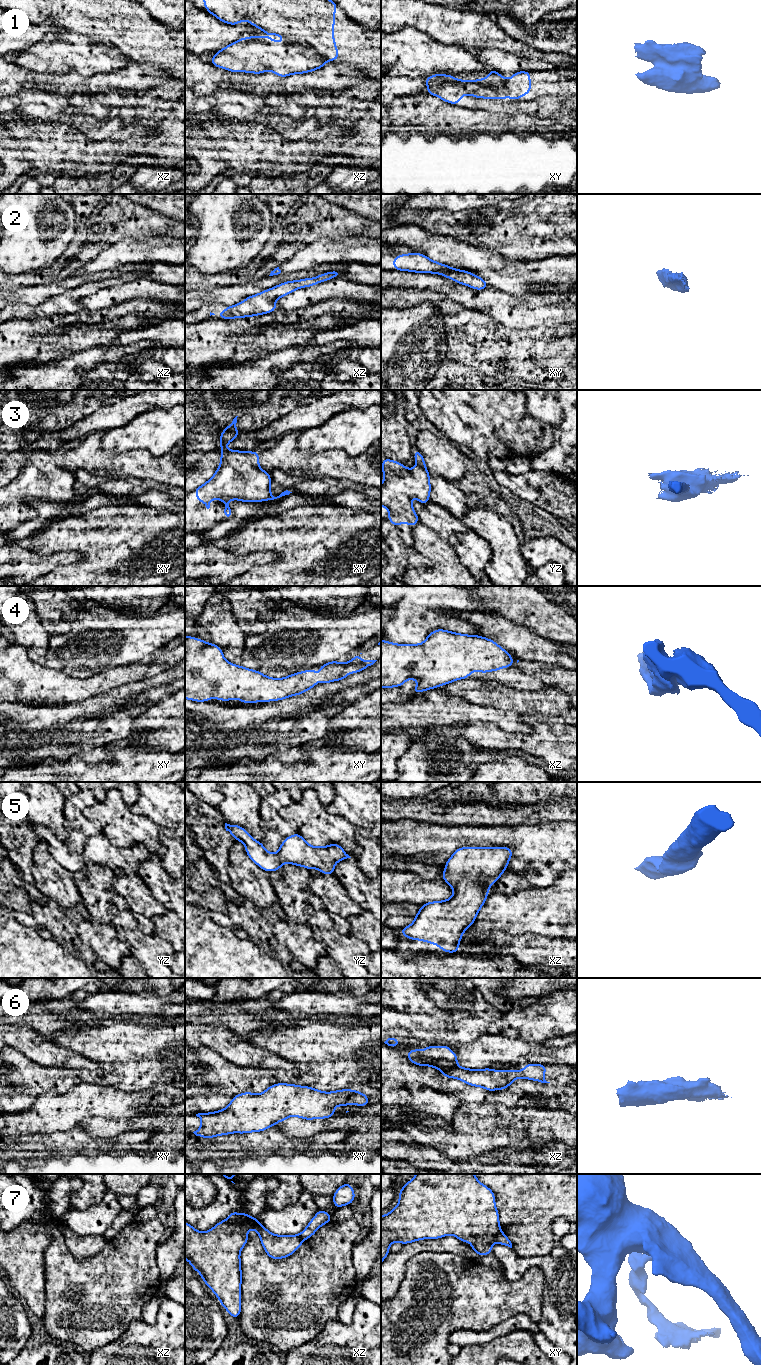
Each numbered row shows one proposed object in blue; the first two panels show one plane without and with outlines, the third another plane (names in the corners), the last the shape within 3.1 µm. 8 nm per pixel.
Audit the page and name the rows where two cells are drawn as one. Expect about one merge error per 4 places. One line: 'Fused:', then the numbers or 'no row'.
Fused: 1, 7

